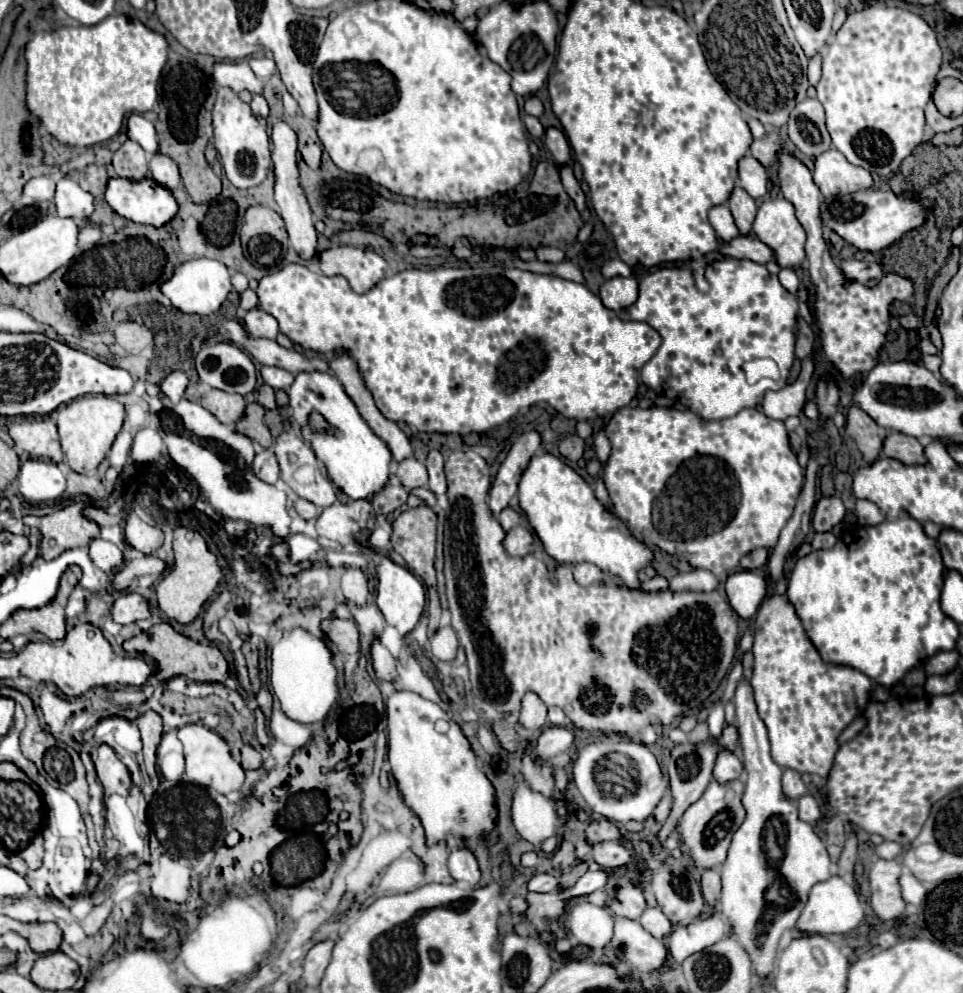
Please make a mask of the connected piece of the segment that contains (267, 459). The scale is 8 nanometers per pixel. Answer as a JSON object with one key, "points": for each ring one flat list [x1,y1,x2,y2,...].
{"points":[[272,448,268,450,260,450,256,454,256,462,254,462,254,472,258,478,262,478,268,484,276,484,280,478,280,466,276,460,276,454]]}

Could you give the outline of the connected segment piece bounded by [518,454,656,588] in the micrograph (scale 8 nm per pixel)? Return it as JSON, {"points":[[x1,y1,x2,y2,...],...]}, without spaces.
{"points":[[552,454,532,458,520,478,518,498,544,550,560,564,590,562,604,572,620,576,626,586,638,588,638,572,656,560,656,550,646,546,622,518,602,504,578,472]]}

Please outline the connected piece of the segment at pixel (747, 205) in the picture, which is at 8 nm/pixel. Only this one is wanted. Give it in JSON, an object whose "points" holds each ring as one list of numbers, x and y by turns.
{"points":[[736,188,732,192,732,198,728,200,728,208,734,216,734,224,738,226,742,236,748,236,752,232,752,224,756,218,756,202,746,194,746,190]]}

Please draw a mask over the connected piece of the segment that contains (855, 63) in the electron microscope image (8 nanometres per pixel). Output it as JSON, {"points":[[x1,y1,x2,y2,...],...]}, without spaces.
{"points":[[870,6,846,18,834,42,824,52,822,78,816,90,818,100,826,110,826,128,832,144,846,156,850,164,882,178,900,168,902,160,910,156,924,138,924,108,932,96,940,62,942,50,938,46,934,28,910,10]]}

